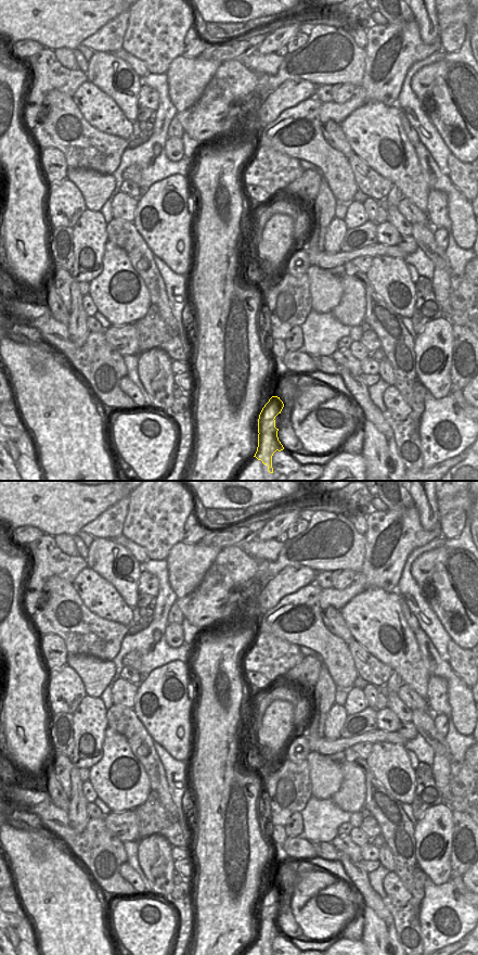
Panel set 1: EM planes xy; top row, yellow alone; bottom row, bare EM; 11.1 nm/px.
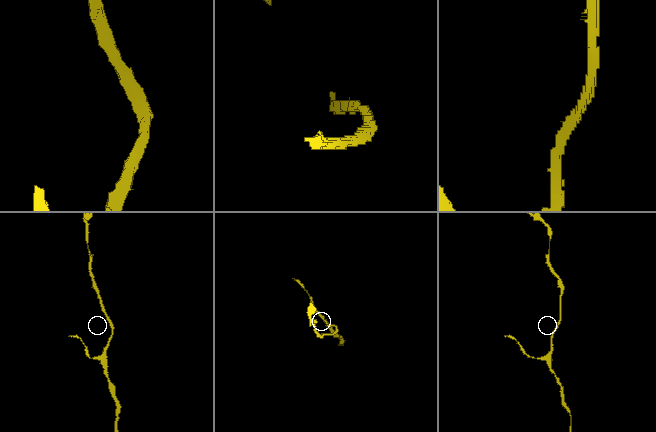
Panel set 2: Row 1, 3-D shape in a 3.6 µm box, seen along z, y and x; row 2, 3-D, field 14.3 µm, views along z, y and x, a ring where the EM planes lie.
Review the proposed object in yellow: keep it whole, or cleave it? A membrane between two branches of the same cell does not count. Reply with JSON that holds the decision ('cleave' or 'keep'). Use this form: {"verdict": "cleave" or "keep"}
{"verdict": "cleave"}

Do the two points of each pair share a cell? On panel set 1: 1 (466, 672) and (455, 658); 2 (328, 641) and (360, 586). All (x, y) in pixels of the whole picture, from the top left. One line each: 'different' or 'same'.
1: same
2: different

